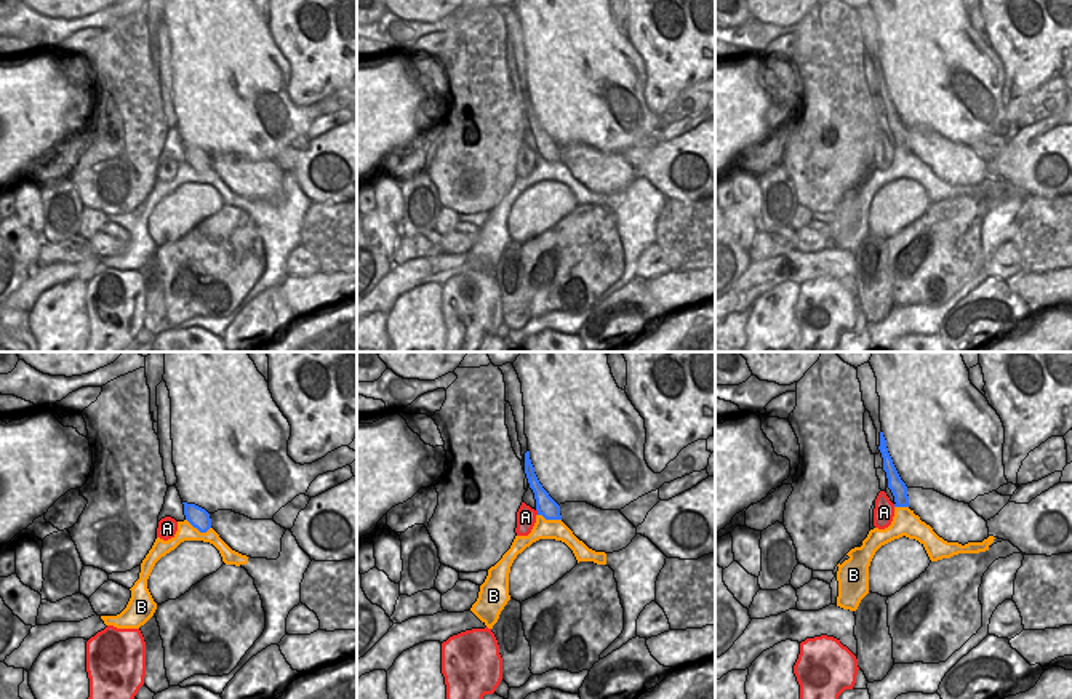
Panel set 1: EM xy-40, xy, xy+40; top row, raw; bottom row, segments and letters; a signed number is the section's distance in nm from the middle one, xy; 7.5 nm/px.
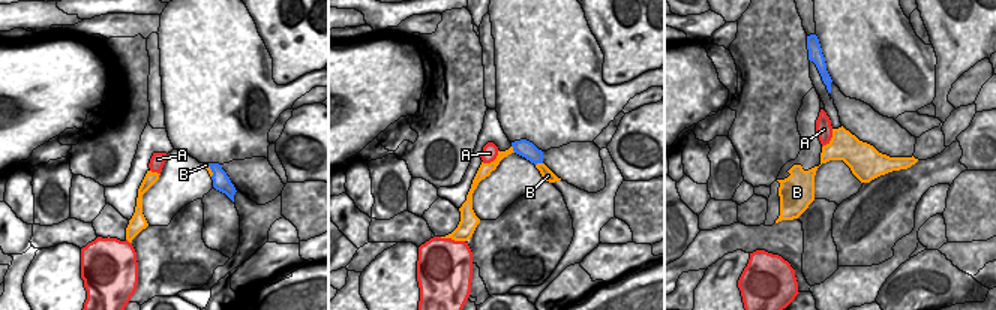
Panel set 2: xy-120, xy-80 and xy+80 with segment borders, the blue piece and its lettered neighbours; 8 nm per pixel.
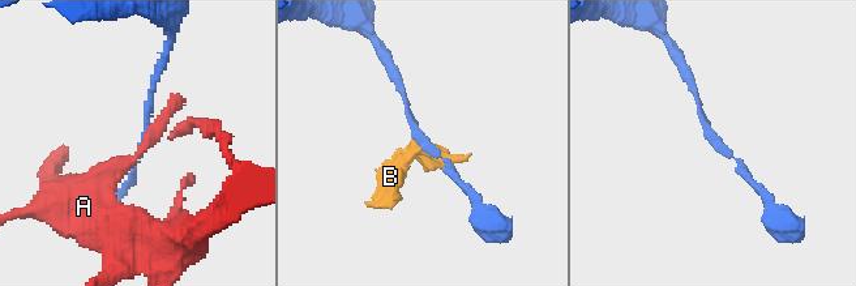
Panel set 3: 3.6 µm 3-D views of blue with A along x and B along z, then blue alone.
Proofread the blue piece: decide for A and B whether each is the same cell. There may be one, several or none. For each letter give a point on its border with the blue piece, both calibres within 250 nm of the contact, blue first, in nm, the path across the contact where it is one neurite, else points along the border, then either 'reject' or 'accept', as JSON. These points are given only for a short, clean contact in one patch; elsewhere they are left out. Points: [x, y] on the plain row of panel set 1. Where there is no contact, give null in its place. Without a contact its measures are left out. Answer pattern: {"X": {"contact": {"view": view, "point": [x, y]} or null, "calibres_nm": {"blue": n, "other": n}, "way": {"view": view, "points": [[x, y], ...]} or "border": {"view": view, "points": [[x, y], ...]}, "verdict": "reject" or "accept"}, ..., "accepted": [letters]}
{"A": {"contact": {"view": "xy", "point": [538, 154]}, "calibres_nm": {"blue": 150, "other": 140}, "border": {"view": "xy", "points": [[536, 151], [538, 155]]}, "verdict": "reject"}, "B": {"contact": {"view": "xy-40", "point": [199, 171]}, "calibres_nm": {"blue": 150, "other": 140}, "verdict": "reject"}, "accepted": []}

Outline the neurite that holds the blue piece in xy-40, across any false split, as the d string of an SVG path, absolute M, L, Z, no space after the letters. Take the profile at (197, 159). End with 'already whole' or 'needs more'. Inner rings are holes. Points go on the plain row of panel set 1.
M187 144L182 146L184 146L186 162L200 174L206 174L211 170L210 155L195 146L187 146Z; already whole

